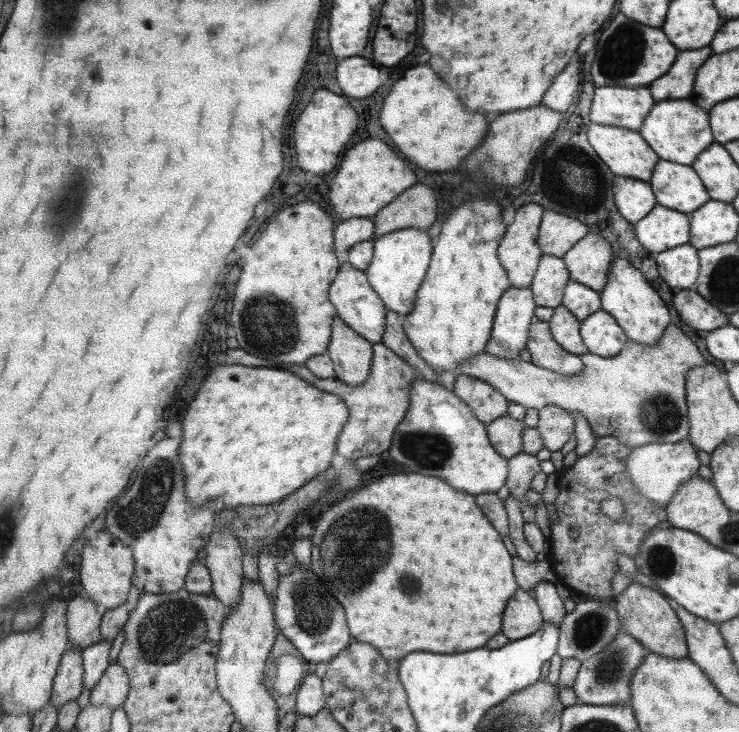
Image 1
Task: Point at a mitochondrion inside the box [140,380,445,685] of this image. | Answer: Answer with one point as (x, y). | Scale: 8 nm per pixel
(311, 608)

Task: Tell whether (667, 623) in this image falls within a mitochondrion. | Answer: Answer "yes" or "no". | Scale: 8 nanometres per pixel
no

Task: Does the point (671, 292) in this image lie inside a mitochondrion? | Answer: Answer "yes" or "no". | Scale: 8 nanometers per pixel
no

